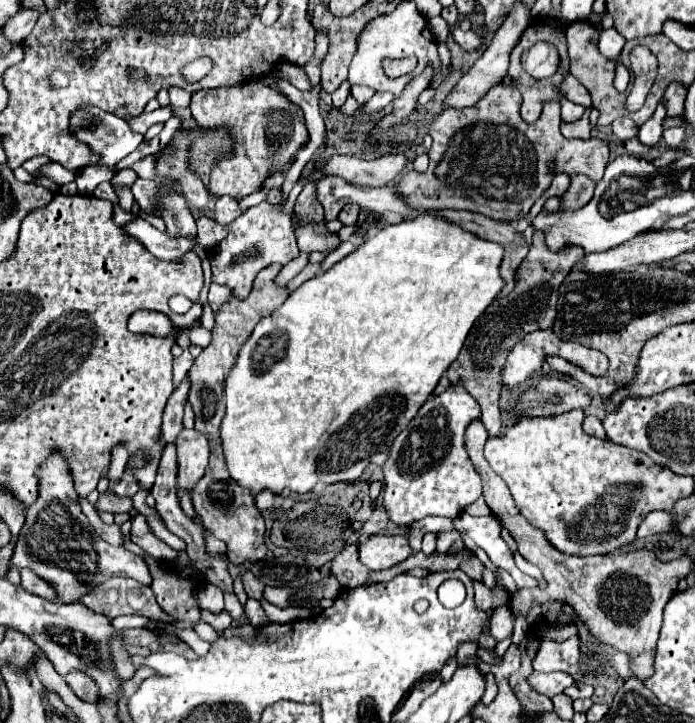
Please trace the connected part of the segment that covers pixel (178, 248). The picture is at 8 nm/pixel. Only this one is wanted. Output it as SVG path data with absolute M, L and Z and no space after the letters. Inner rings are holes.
M135 219L129 225L123 227L129 235L139 239L149 253L153 253L157 259L163 261L181 261L181 257L189 251L195 251L195 243L187 237L183 239L171 239L169 235L157 231L151 223L145 219Z

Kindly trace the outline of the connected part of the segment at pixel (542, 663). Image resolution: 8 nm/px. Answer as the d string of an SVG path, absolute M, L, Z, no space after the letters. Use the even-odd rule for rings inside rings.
M577 637L563 643L541 639L541 647L533 659L533 669L537 671L565 671L575 679L581 677L587 667L589 665L581 655L581 641Z

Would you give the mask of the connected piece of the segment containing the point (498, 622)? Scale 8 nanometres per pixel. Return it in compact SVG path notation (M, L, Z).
M499 607L495 609L493 613L493 619L491 619L491 635L501 641L505 637L509 637L513 633L513 619L511 619L511 613L507 611L507 607Z

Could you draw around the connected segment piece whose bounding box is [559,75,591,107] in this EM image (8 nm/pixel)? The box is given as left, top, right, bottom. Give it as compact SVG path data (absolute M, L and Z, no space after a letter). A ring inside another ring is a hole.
M565 75L559 89L561 89L561 93L563 93L569 101L579 103L579 105L583 105L583 107L589 107L589 105L591 105L591 95L589 95L589 91L587 91L575 77Z

